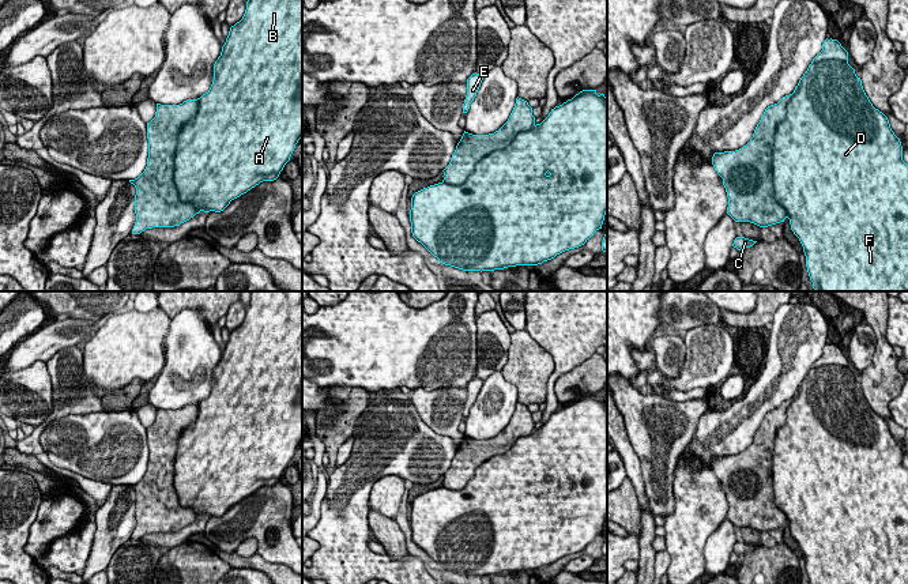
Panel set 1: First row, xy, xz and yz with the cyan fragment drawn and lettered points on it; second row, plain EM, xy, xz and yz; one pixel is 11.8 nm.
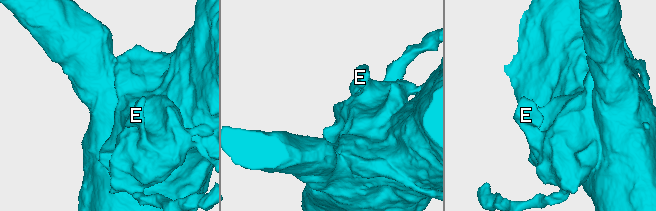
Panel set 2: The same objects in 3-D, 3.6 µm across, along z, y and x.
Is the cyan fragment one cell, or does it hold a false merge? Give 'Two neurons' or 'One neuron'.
Two neurons

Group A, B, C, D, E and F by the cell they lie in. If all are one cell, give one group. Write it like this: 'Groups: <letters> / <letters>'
Groups: A B D F / C E

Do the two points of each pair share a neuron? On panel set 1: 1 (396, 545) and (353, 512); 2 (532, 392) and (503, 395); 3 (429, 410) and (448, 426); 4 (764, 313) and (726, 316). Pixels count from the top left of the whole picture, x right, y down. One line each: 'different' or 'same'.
1: different
2: different
3: same
4: same

